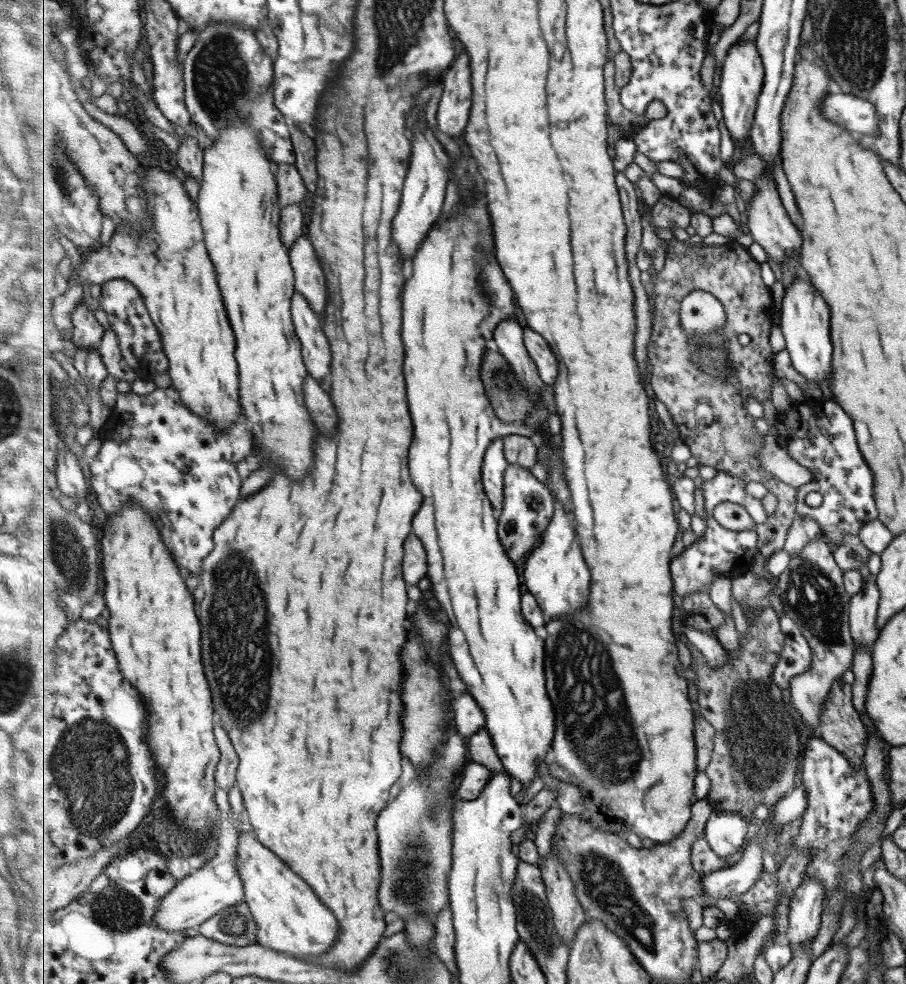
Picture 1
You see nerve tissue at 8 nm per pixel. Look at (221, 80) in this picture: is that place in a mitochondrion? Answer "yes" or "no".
yes

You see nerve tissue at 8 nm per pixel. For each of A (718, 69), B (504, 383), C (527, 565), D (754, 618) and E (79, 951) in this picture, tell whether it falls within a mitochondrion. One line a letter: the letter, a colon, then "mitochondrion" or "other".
A: other
B: mitochondrion
C: other
D: other
E: other

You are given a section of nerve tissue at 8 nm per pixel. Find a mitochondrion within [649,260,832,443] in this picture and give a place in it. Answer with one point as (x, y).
(719, 366)

